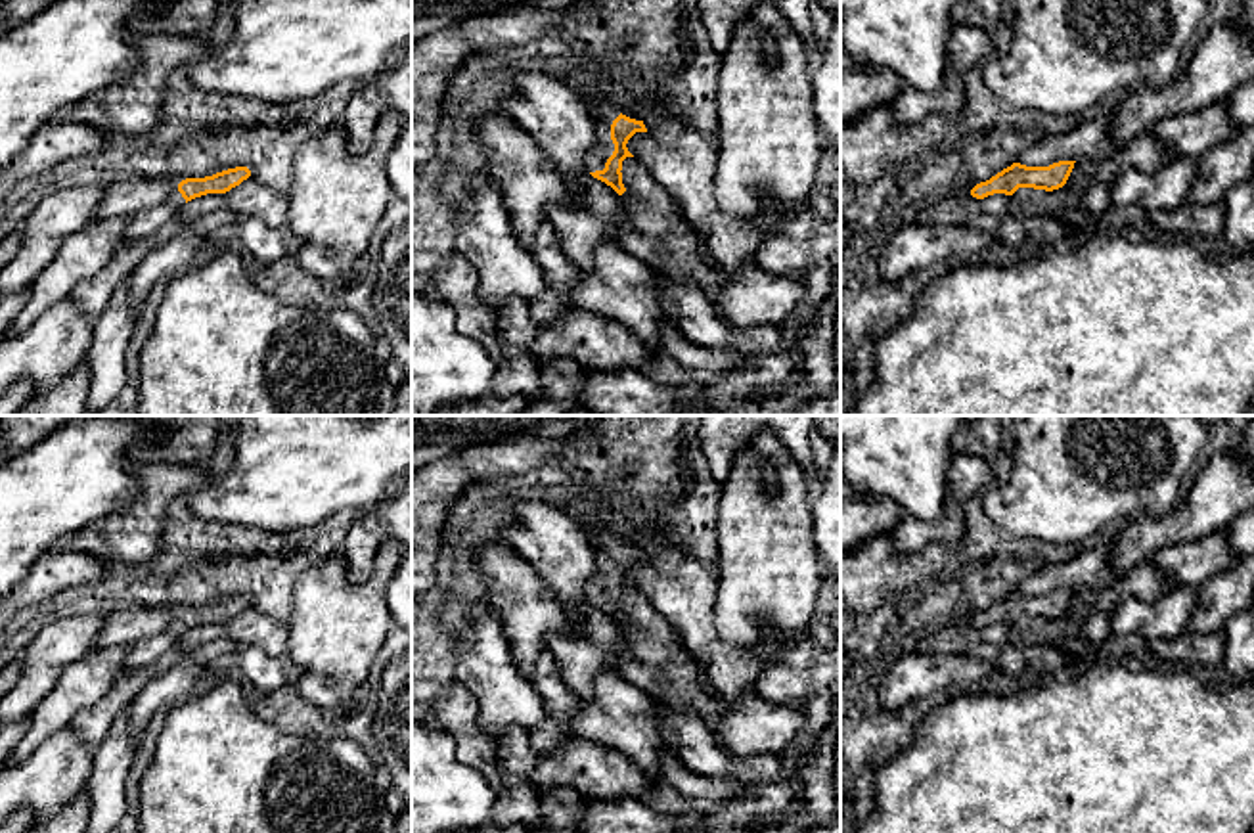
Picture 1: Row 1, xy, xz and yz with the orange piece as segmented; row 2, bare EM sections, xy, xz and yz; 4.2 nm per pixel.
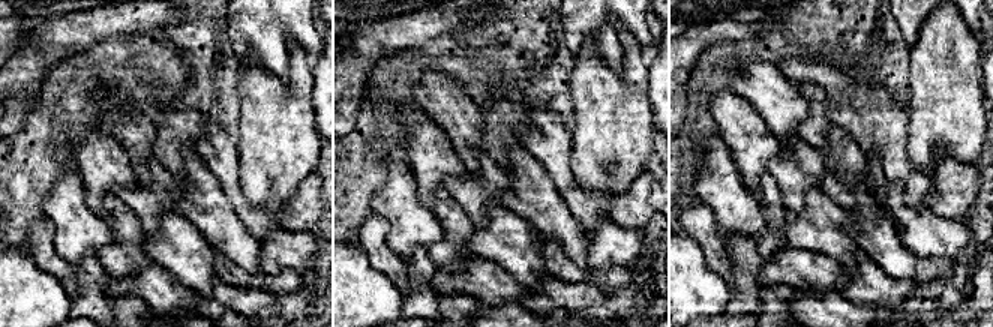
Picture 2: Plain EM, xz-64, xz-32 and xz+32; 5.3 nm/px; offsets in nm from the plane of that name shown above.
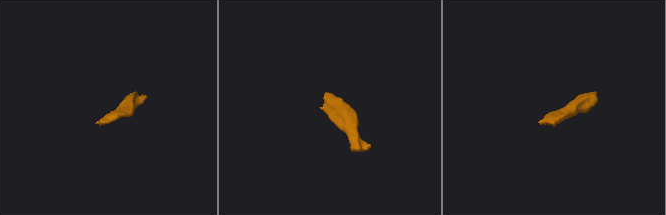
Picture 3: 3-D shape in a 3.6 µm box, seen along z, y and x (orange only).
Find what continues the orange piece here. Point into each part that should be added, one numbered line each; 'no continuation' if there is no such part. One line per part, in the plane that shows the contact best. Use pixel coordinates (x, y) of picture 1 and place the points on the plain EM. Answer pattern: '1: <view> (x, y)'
1: xz (604, 542)

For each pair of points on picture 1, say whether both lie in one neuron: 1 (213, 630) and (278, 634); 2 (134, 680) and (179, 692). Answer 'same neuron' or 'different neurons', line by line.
1: same neuron
2: different neurons

